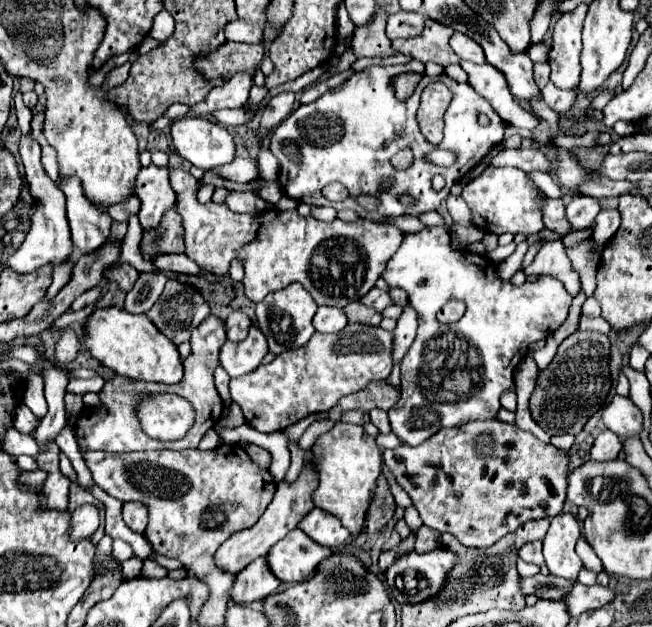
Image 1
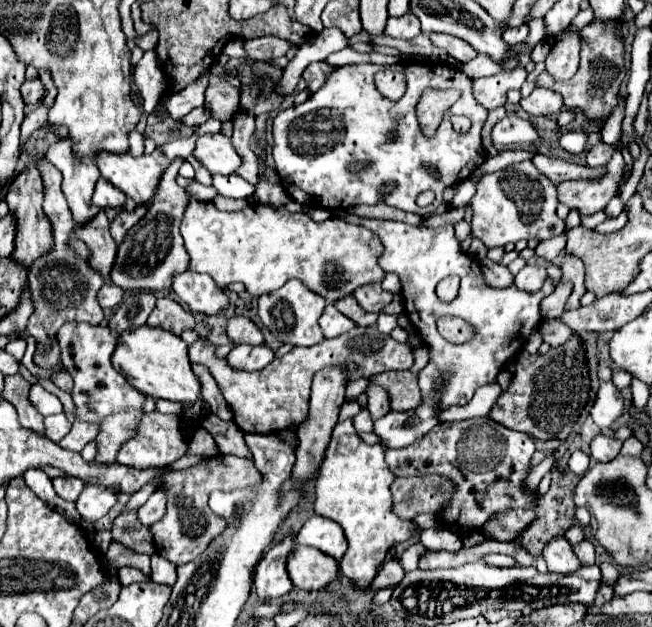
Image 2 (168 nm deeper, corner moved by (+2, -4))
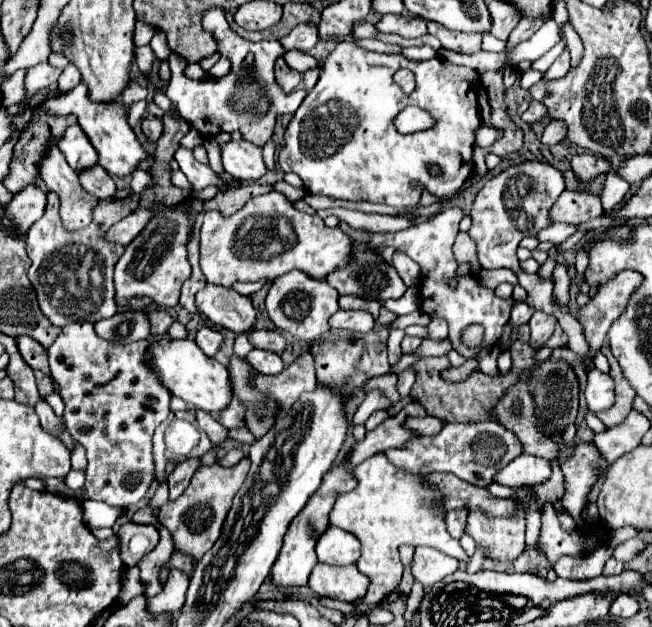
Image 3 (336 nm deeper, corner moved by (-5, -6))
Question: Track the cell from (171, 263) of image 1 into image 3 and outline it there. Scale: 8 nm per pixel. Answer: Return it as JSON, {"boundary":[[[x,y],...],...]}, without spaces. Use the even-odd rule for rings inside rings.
{"boundary":[[[207,283],[201,291],[197,291],[195,307],[215,325],[221,325],[233,333],[251,331],[255,323],[251,299],[221,285]]]}

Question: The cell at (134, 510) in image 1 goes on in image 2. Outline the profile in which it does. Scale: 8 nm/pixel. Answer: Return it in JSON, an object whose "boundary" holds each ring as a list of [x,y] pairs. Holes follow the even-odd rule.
{"boundary":[[[158,487],[156,493],[138,509],[138,519],[142,525],[152,525],[164,513],[166,513],[166,489]]]}

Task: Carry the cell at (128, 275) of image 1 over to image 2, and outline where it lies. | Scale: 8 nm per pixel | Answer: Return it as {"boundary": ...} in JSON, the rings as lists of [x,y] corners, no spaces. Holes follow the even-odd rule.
{"boundary":[[[100,209],[86,225],[74,227],[74,235],[92,249],[92,255],[88,259],[90,265],[94,265],[96,269],[102,269],[102,273],[106,273],[106,279],[110,275],[110,265],[114,265],[114,251],[118,249],[108,227],[110,227],[110,221],[104,209]]]}

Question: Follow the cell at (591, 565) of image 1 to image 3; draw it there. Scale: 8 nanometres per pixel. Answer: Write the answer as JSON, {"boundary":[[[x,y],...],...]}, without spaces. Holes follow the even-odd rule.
{"boundary":[[[579,443],[575,445],[573,455],[561,465],[565,475],[565,495],[563,507],[571,513],[572,518],[579,526],[586,527],[581,517],[581,511],[587,505],[587,495],[597,481],[597,467],[607,469],[607,461],[599,455],[595,445]]]}

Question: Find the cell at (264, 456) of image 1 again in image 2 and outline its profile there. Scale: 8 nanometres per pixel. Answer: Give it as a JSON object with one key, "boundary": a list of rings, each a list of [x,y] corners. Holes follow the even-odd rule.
{"boundary":[[[206,415],[200,421],[200,427],[206,429],[222,455],[236,455],[236,457],[250,457],[250,451],[244,443],[244,433],[234,425],[234,421],[222,421],[216,415]]]}

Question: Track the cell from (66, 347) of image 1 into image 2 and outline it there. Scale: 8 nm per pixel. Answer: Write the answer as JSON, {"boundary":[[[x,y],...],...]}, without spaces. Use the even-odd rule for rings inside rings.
{"boundary":[[[42,159],[38,167],[42,169],[42,177],[46,181],[42,209],[48,221],[52,223],[52,235],[54,235],[52,249],[42,257],[34,259],[28,269],[28,285],[30,285],[28,289],[34,305],[34,313],[30,315],[30,321],[28,321],[28,335],[36,337],[36,341],[42,345],[42,337],[54,337],[54,333],[58,333],[58,329],[66,321],[90,321],[98,325],[104,319],[104,311],[98,305],[96,295],[100,287],[106,283],[106,279],[98,271],[94,271],[86,259],[80,259],[68,245],[70,231],[72,231],[72,213],[60,189],[62,175],[46,159]]]}

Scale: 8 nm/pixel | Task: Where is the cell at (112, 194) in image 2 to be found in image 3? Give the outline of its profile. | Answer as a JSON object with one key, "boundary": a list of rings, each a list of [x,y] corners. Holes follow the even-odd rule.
{"boundary":[[[95,165],[89,171],[79,173],[79,181],[85,187],[85,191],[95,195],[97,199],[109,199],[109,195],[115,195],[115,191],[117,191],[111,175],[99,165]]]}

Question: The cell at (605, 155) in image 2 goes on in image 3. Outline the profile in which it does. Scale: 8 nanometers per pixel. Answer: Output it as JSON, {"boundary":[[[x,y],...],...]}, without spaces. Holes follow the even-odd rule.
{"boundary":[[[593,153],[575,155],[575,157],[571,159],[571,167],[573,167],[573,171],[575,171],[581,179],[585,179],[585,181],[593,179],[595,175],[601,175],[601,173],[609,173],[609,171],[611,171],[609,161],[607,161],[605,157],[601,157],[601,155],[593,155]]]}

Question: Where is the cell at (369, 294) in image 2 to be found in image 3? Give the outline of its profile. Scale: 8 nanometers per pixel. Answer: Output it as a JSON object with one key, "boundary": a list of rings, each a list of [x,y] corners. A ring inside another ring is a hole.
{"boundary":[[[355,243],[355,255],[353,255],[353,265],[339,269],[335,273],[331,273],[327,279],[329,285],[333,285],[341,295],[357,295],[363,299],[375,299],[375,301],[389,301],[389,299],[399,299],[405,293],[405,283],[401,281],[401,277],[397,275],[397,271],[387,265],[383,261],[383,257],[379,253],[373,253],[365,243]]]}

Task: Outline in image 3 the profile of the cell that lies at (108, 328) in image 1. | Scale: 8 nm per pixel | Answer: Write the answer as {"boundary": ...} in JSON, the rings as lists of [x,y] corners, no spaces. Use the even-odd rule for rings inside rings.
{"boundary":[[[159,339],[153,341],[153,355],[151,355],[153,369],[157,371],[161,383],[169,387],[171,395],[183,399],[191,409],[203,409],[207,413],[223,411],[231,401],[231,385],[229,385],[229,371],[217,363],[215,359],[203,355],[191,339]]]}

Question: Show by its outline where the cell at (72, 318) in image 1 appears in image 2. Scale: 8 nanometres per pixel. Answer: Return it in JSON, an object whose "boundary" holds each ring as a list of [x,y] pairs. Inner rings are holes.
{"boundary":[[[17,338],[6,345],[4,350],[20,360],[26,351],[27,342],[25,338]]]}

